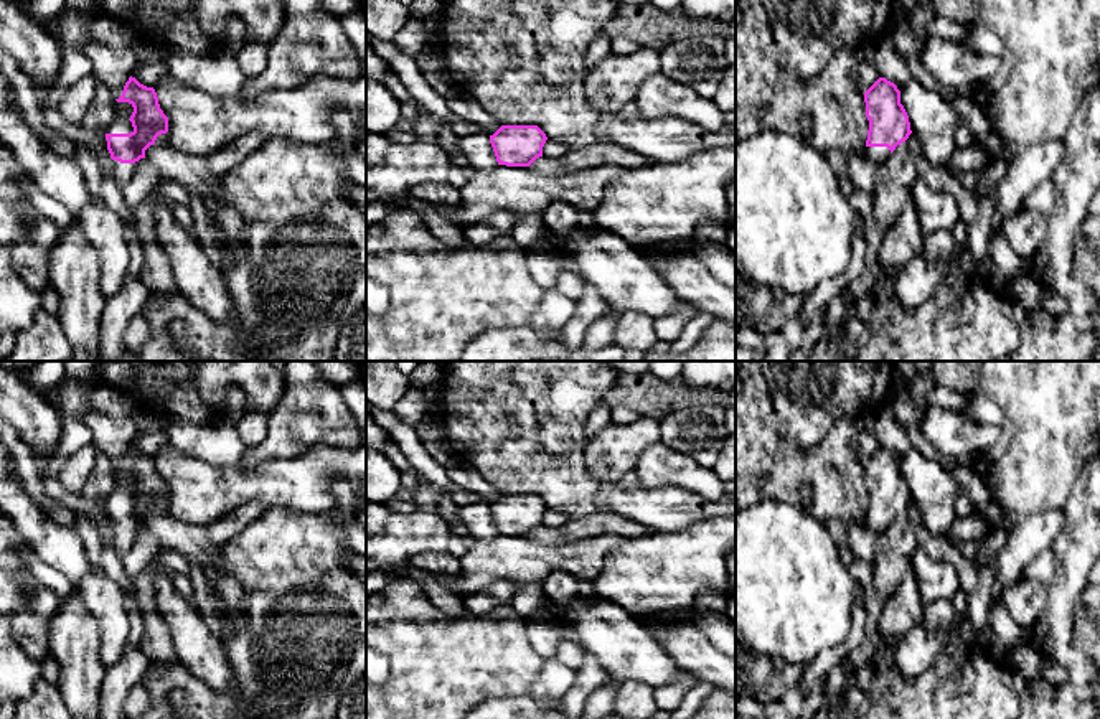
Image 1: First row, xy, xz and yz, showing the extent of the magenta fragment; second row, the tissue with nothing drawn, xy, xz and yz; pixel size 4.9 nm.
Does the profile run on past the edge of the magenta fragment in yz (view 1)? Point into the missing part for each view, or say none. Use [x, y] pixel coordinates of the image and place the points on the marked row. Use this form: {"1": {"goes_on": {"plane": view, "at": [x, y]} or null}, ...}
{"1": {"goes_on": {"plane": "yz", "at": [876, 155]}}}

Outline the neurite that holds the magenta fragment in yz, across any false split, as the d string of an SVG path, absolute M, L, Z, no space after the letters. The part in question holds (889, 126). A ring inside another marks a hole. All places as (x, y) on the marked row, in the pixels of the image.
M879 78L864 92L864 102L869 120L864 157L877 167L909 139L910 122L900 104L900 91L886 78Z

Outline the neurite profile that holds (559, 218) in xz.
M552 203L541 213L544 226L554 234L567 234L577 226L577 208L567 203Z

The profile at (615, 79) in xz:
M638 48L630 54L607 54L584 78L584 92L600 112L618 114L645 81L660 71L660 51Z

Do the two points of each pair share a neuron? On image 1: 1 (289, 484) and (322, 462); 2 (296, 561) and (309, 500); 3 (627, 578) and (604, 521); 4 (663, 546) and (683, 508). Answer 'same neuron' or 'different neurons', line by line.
1: same neuron
2: different neurons
3: different neurons
4: different neurons

